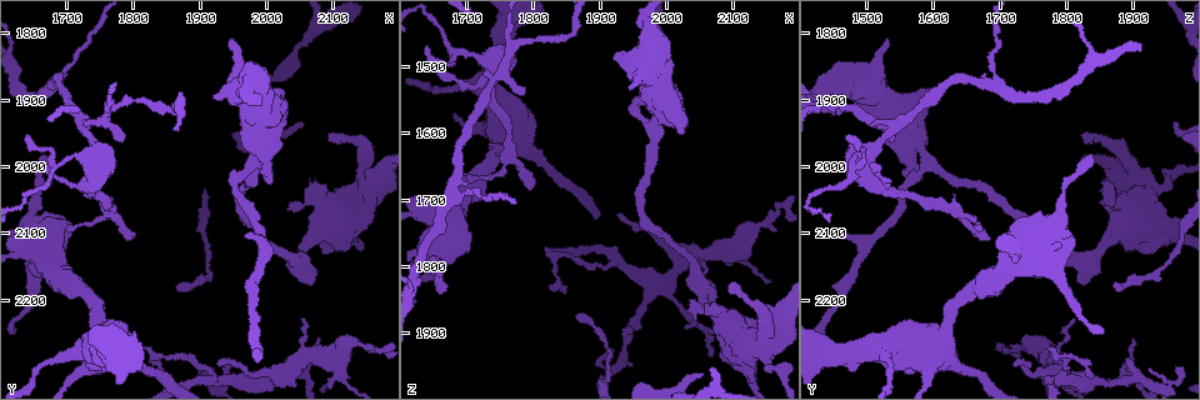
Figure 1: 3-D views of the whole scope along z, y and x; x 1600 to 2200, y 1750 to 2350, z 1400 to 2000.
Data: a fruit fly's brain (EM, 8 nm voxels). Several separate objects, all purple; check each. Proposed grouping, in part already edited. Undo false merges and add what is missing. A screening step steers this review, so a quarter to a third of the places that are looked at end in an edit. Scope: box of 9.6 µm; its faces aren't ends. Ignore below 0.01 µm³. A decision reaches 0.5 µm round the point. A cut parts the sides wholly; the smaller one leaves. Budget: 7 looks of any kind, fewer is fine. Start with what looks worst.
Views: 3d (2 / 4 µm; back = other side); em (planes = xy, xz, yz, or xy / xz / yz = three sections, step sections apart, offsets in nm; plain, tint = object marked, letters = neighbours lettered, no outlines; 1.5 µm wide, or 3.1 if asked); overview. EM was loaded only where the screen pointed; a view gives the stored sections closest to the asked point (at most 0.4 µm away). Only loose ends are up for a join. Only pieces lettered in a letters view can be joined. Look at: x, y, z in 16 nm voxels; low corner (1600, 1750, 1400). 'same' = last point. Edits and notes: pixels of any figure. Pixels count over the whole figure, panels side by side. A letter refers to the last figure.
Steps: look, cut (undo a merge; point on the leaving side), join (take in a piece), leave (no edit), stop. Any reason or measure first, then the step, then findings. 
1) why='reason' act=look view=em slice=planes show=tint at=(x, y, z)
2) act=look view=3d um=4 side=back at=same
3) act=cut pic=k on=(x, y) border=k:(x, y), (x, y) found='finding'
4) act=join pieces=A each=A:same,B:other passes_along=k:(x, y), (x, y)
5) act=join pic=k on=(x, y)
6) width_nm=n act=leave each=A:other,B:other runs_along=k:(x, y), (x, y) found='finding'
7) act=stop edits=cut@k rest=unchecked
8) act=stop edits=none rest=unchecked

act=look view=3d um=4 at=(2055, 1945, 1960)

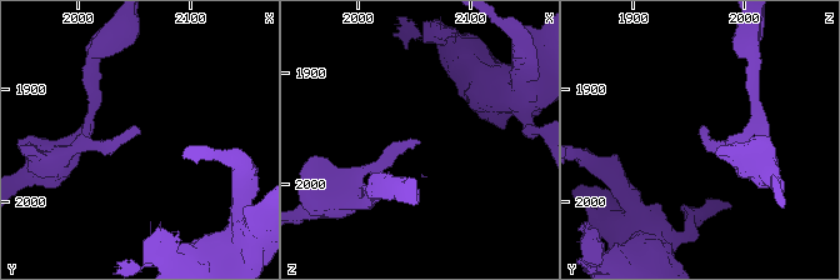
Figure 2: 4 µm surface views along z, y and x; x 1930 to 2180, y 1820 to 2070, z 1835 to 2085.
act=look view=em slice=xz step=4 show=tint at=(2056, 1942, 1962)

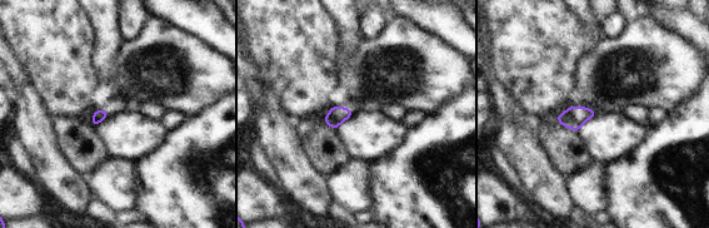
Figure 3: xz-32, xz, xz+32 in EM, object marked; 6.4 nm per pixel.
why='another direction' act=look view=em slice=planes show=letters at=same

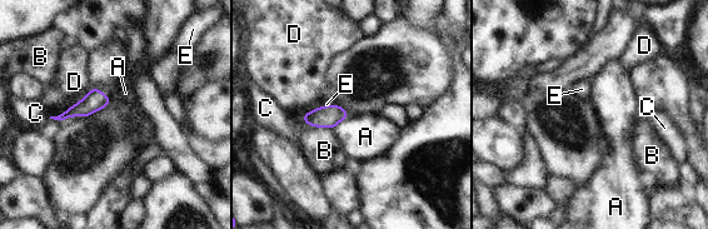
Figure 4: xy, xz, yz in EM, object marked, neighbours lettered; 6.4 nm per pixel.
longest_contact=D:340nm act=join pieces=E each=A:other,B:other,C:other,D:other,E:same found='it goes on there'

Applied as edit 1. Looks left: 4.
why='calibre changes' act=look view=em slice=planes show=tint at=(2150, 1970, 1875)

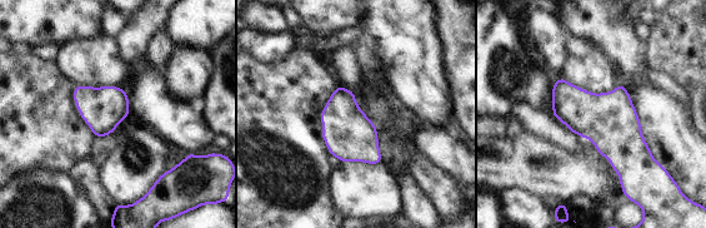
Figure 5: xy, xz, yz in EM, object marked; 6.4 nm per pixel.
why='see the neighbours' act=look view=em slice=planes show=letters at=same

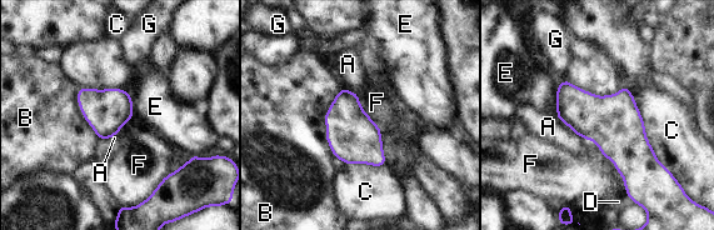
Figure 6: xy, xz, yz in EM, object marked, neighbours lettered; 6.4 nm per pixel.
act=leave each=A:other,B:other,C:other,D:other,E:other,F:other,G:other border=6:(582, 136), (612, 161), (627, 195) found='all the same neuron'

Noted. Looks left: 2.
act=stop edits=join@4 rest=unchecked

